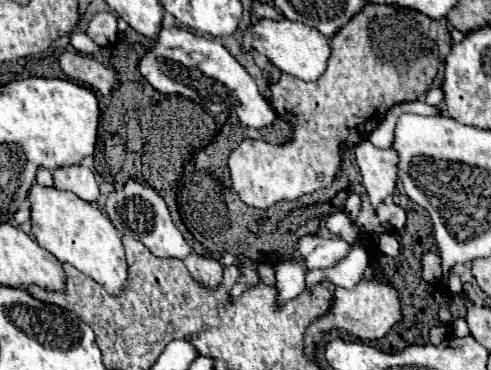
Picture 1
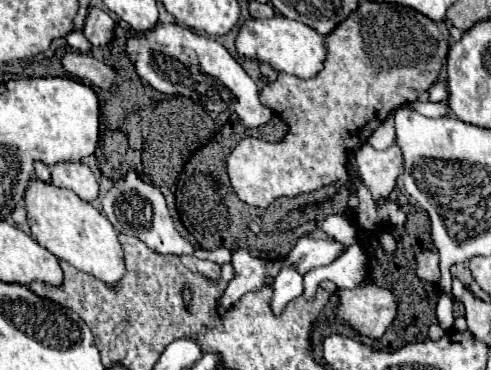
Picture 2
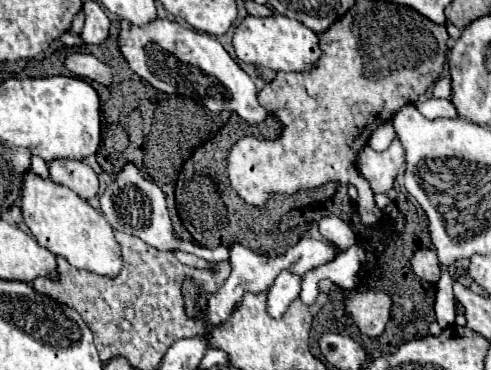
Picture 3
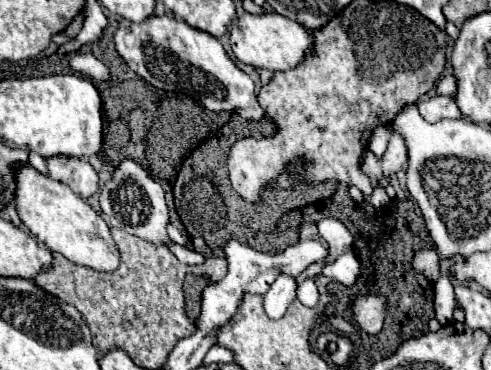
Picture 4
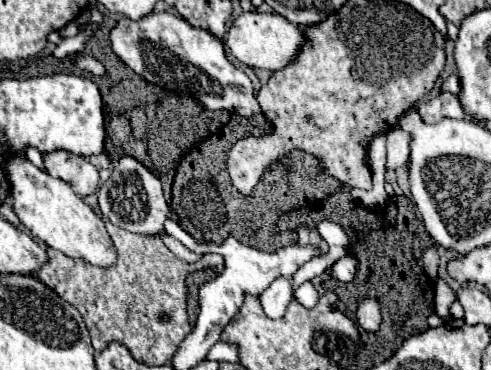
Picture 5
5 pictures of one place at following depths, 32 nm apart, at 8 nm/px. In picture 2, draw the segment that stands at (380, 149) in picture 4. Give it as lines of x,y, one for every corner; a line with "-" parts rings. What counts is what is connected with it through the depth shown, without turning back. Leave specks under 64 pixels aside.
394,114
388,116
388,120
384,120
384,124
380,124
374,134
368,138
368,142
376,148
376,150
386,150
394,144
394,138
392,138
392,128
394,128

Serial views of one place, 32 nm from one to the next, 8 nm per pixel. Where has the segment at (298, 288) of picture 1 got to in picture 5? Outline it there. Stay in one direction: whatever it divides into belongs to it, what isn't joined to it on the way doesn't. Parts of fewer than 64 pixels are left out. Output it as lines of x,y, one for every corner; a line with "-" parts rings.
282,276
276,278
258,298
260,298
264,314
268,318
280,318
280,316
284,316
286,306
294,298
294,292
290,288
290,280
282,278

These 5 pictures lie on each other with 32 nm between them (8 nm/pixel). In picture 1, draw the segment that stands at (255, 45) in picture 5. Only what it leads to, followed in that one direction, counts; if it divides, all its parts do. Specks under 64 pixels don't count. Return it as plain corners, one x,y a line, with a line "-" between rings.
288,18
252,22
240,38
240,48
242,52
248,52
248,54
252,54
254,50
260,52
278,70
292,74
300,80
316,80
324,72
326,60
330,56
330,46
326,36
322,36
316,28
310,28
302,22
292,22

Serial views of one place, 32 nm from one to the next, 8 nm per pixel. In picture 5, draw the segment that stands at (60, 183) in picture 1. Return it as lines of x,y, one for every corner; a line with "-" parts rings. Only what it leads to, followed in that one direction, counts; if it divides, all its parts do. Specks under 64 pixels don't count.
54,150
46,152
42,158
46,172
68,182
78,196
88,196
98,190
98,168
86,156

